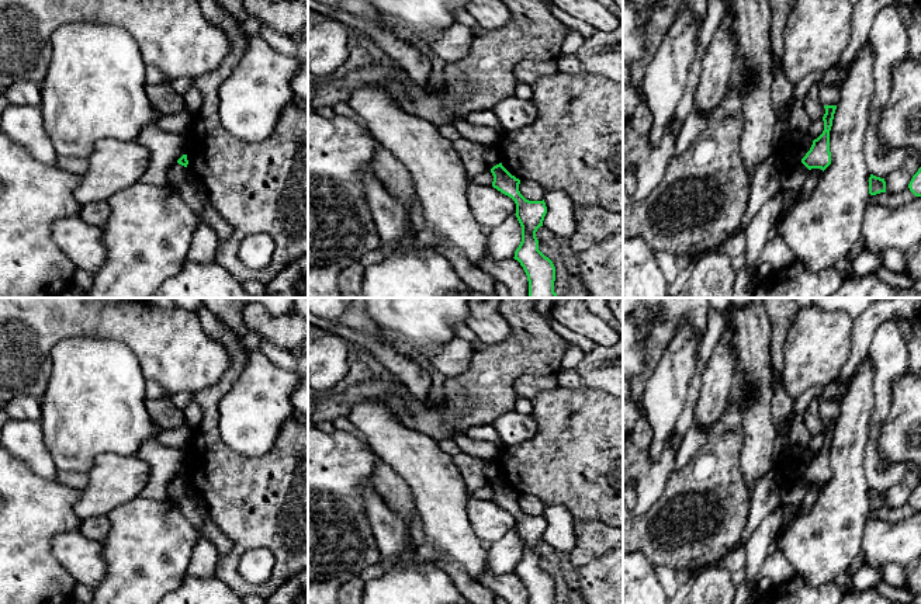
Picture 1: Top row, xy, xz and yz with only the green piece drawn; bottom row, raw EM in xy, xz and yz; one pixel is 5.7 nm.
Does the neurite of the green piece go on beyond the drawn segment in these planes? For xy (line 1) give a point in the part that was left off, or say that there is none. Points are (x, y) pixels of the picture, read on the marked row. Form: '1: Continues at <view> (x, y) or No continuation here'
1: No continuation here

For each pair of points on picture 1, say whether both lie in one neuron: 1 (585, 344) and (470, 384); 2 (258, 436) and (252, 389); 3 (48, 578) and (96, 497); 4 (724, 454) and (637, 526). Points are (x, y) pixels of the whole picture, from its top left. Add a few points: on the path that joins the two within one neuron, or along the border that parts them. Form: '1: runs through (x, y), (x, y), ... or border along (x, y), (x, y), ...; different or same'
1: border along (546, 315), (550, 326), (565, 342); different
2: runs through (253, 424), (253, 401); same
3: border along (82, 490), (73, 504), (73, 513), (80, 520); different
4: runs through (715, 481), (705, 488), (679, 490), (664, 502); same

